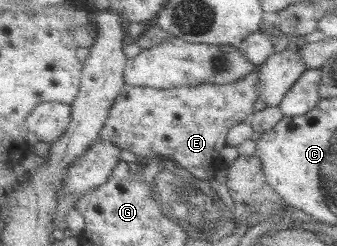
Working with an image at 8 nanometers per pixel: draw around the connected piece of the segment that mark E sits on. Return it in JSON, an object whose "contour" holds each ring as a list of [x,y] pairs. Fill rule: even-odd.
{"contour":[[[261,66],[248,77],[232,84],[210,84],[202,86],[184,86],[173,89],[157,89],[127,85],[116,101],[108,124],[102,131],[101,139],[116,142],[116,146],[135,153],[140,160],[174,159],[184,165],[202,180],[212,181],[216,172],[227,167],[222,157],[224,148],[228,146],[228,134],[234,126],[248,122],[256,112],[256,102],[260,98]]]}

